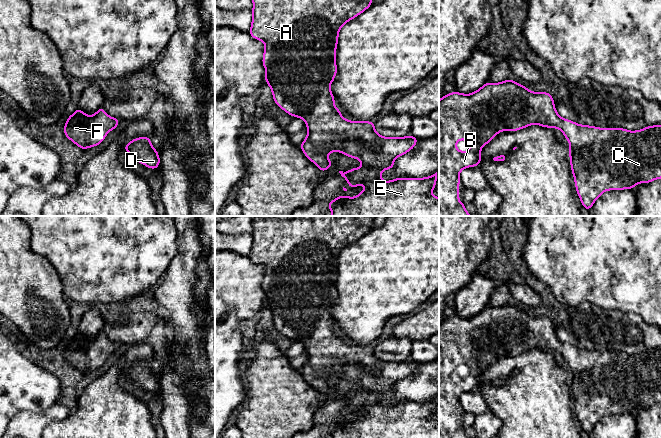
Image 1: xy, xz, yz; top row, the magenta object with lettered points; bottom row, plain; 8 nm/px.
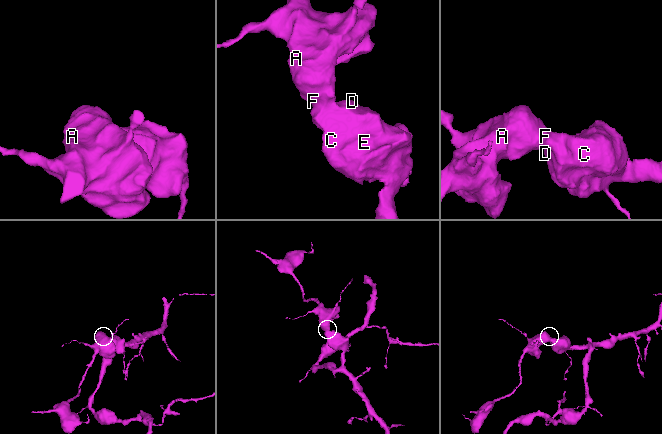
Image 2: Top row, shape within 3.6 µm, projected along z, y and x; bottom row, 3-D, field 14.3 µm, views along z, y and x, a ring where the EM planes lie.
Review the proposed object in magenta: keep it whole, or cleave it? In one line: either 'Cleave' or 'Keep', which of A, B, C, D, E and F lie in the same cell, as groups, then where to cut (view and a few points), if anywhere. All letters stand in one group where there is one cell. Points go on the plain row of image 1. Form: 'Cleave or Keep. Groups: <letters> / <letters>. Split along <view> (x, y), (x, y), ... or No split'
Keep. Groups: A B C D E F. No split

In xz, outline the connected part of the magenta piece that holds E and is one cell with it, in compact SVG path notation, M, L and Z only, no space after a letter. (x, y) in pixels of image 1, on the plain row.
M255 216L252 218L252 248L248 257L254 263L265 267L265 274L262 283L262 288L266 293L264 302L265 306L272 314L275 328L284 334L287 338L290 338L294 342L299 341L306 347L308 358L302 368L299 370L304 379L310 385L312 385L322 396L327 395L328 392L334 387L334 385L331 385L326 381L330 376L341 376L350 382L356 382L362 386L362 390L360 392L352 392L345 397L343 395L339 395L339 397L347 404L350 412L356 412L359 408L363 408L365 410L364 415L353 422L350 422L349 418L345 421L341 419L336 421L333 425L327 426L326 428L330 432L332 438L439 438L439 421L434 421L431 418L436 410L437 396L425 402L395 402L387 406L381 403L381 395L392 393L395 383L411 375L412 372L416 370L418 362L412 360L411 358L406 361L380 360L375 355L375 347L361 344L349 345L341 340L341 334L336 333L334 329L335 323L329 310L333 307L337 298L337 289L335 284L340 252L348 245L354 243L369 232L372 229L372 223L375 217L376 216Z

